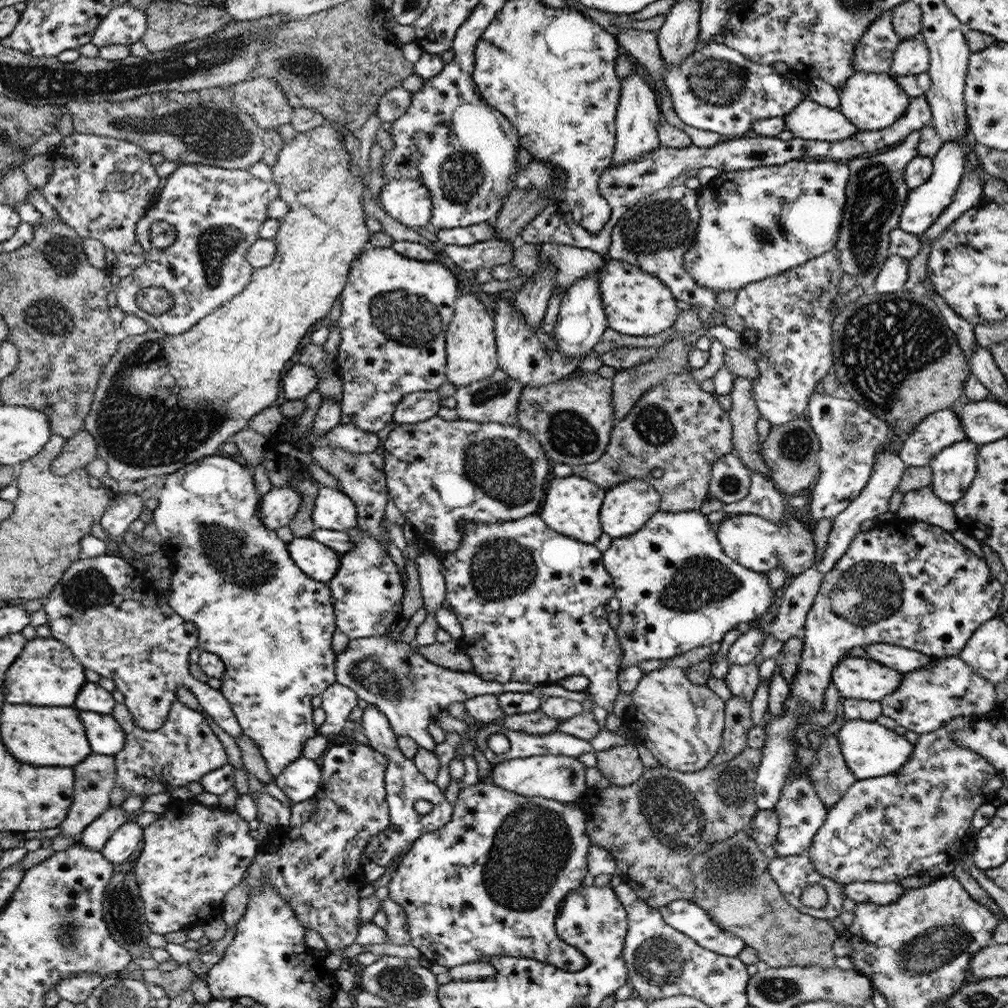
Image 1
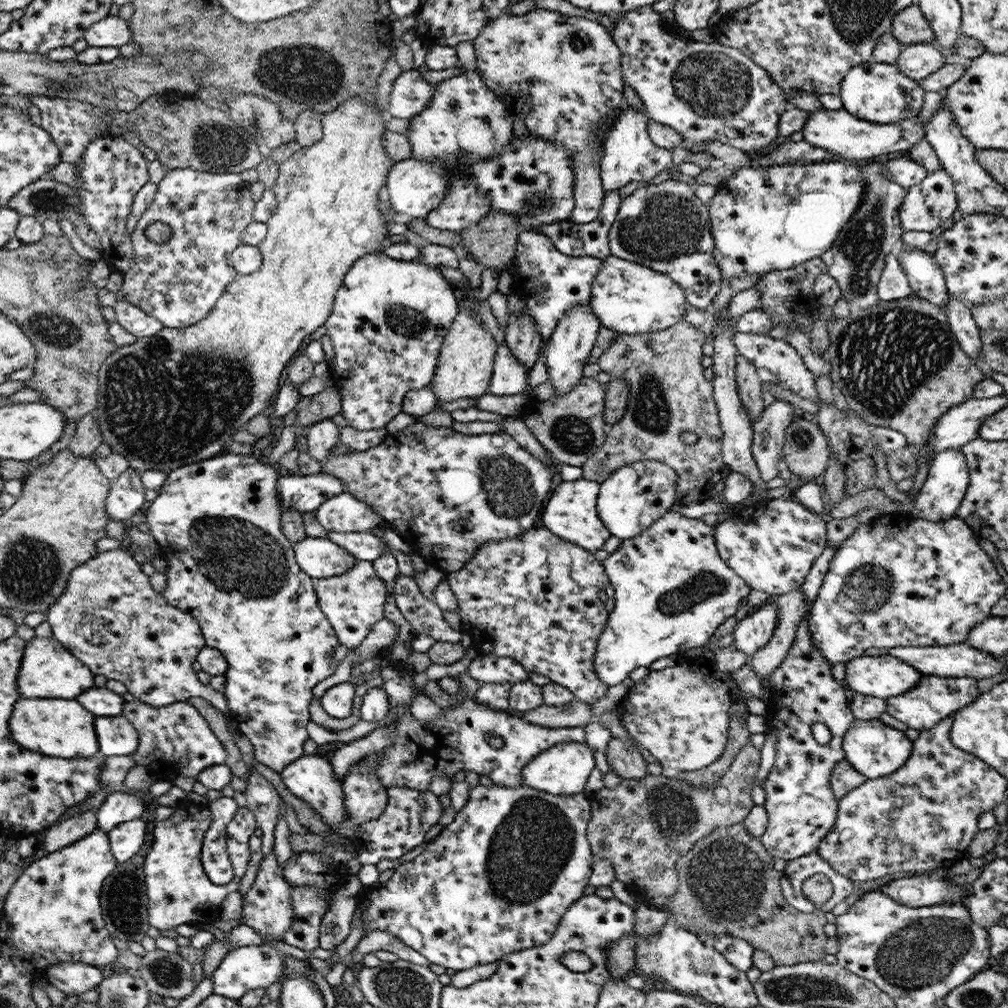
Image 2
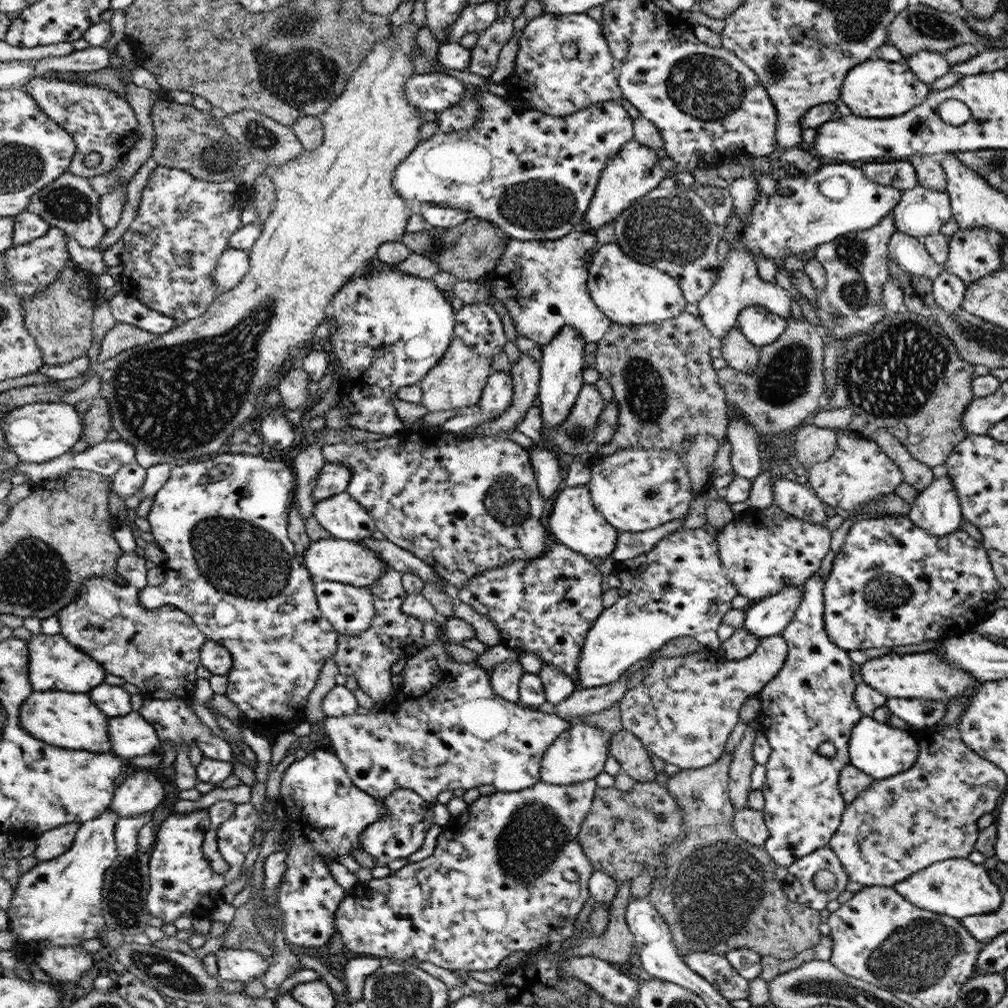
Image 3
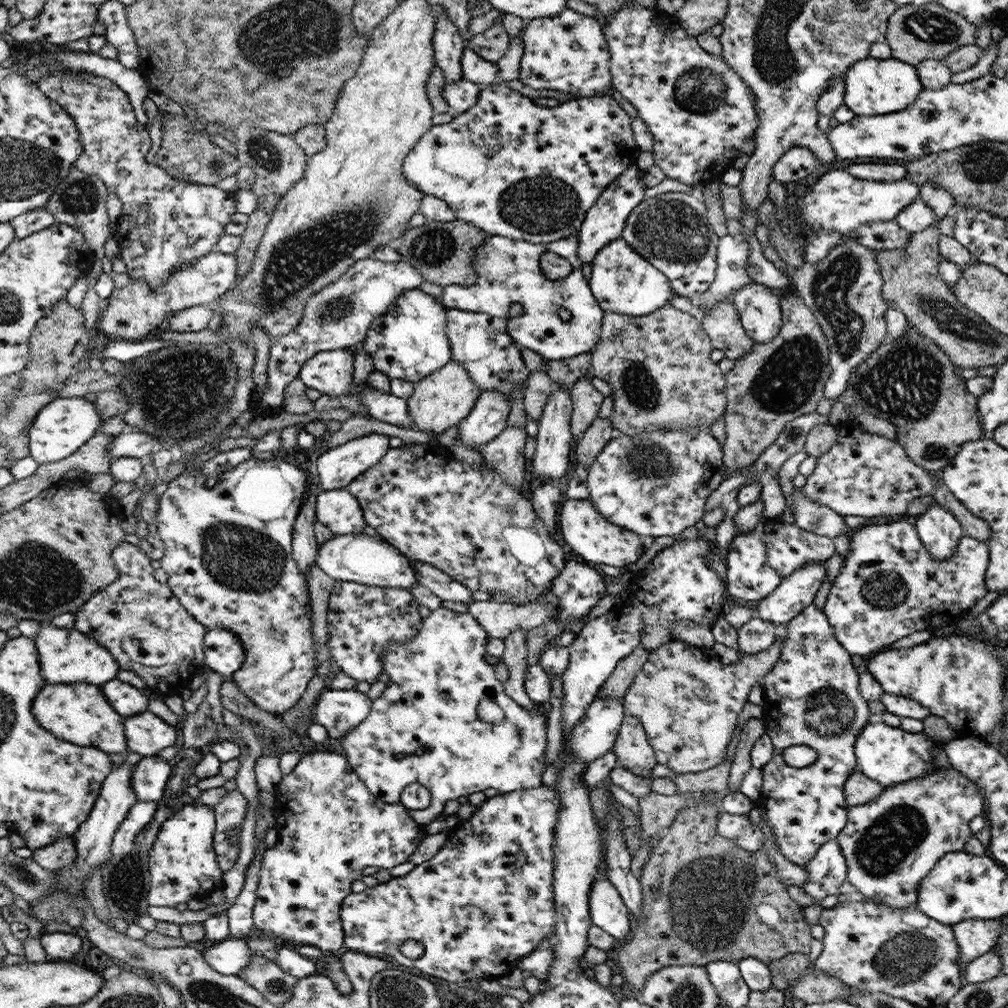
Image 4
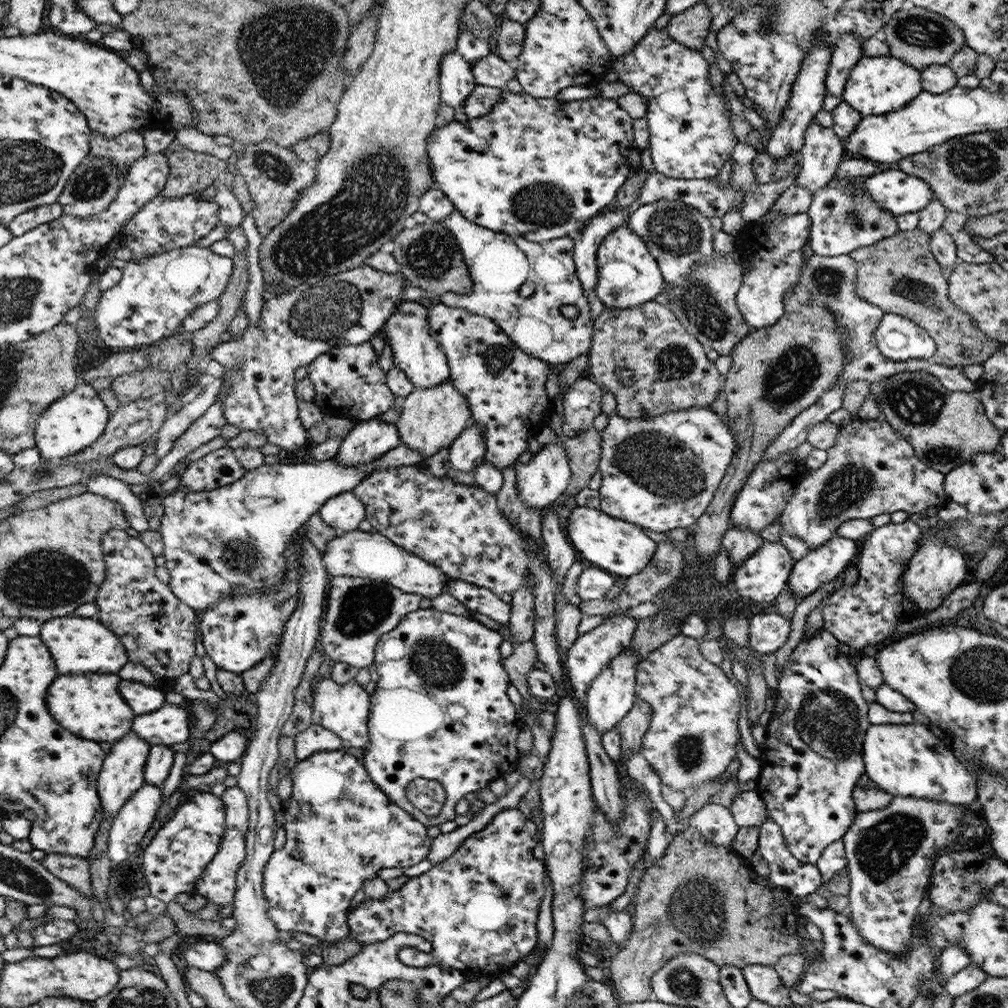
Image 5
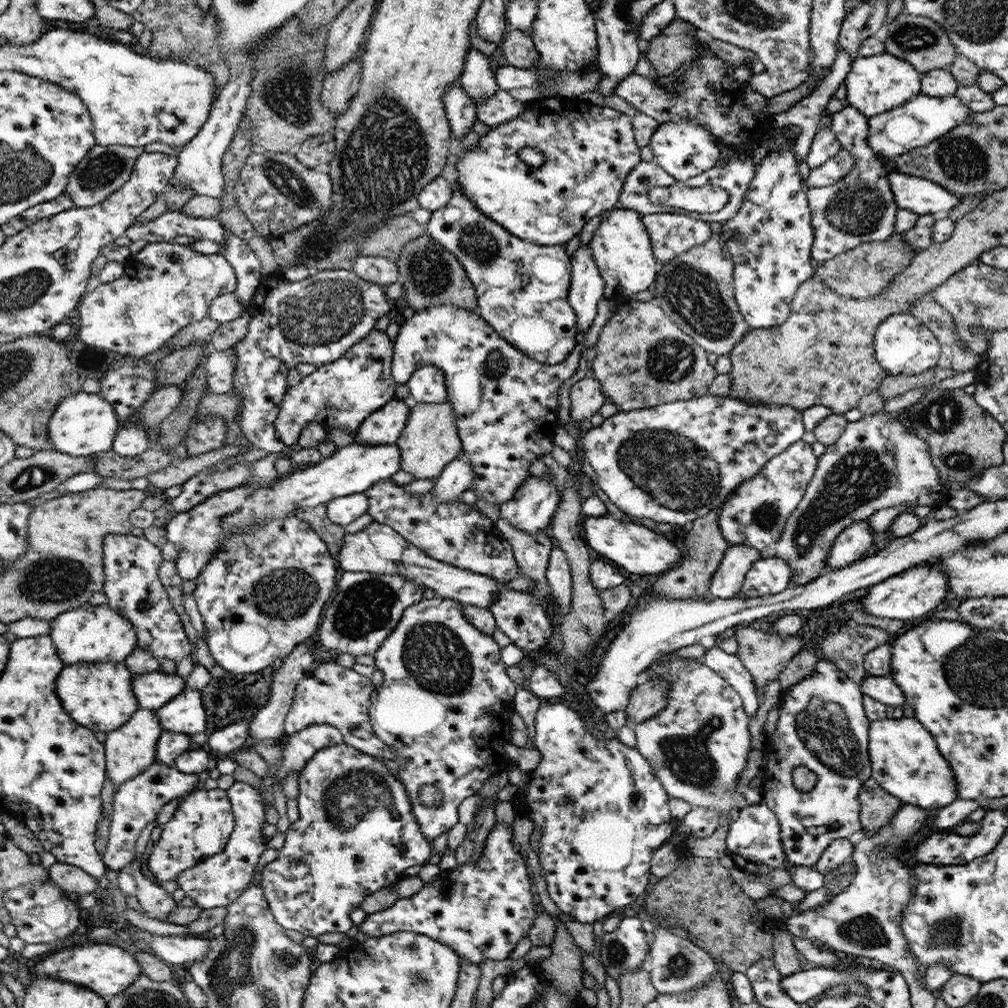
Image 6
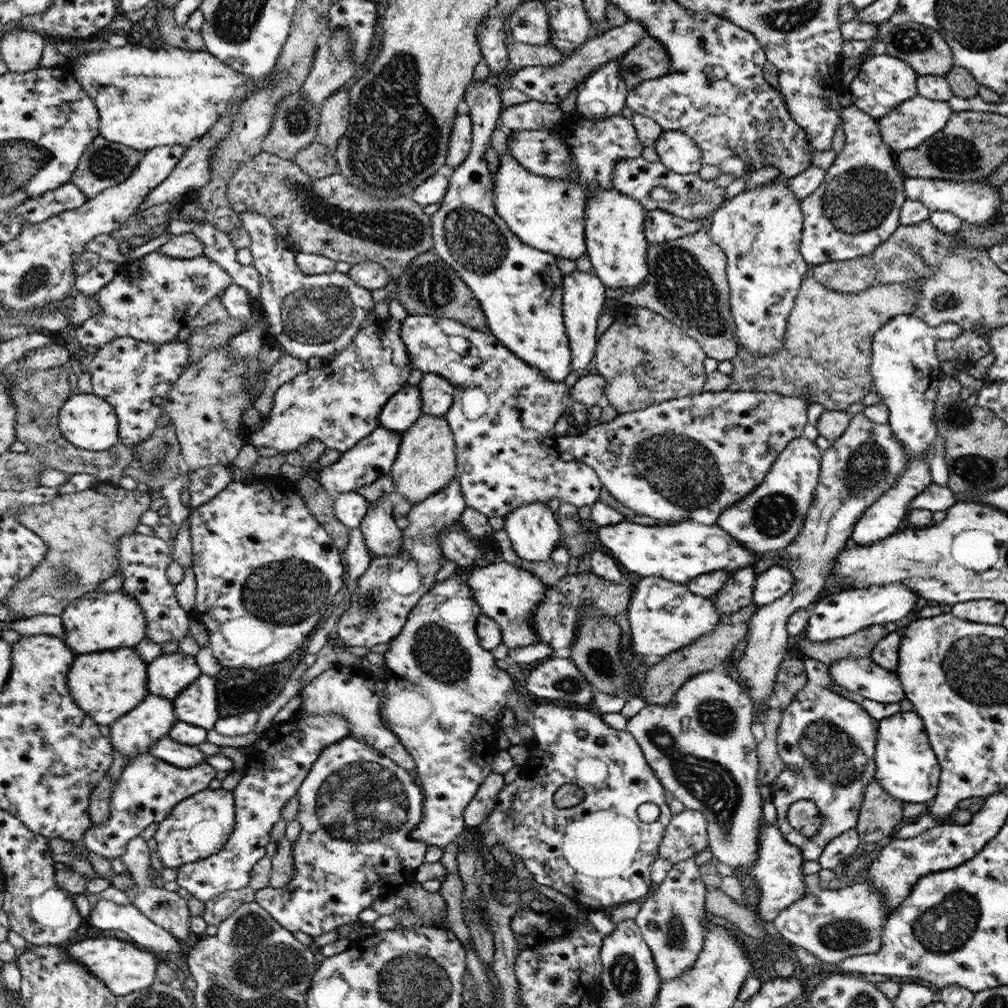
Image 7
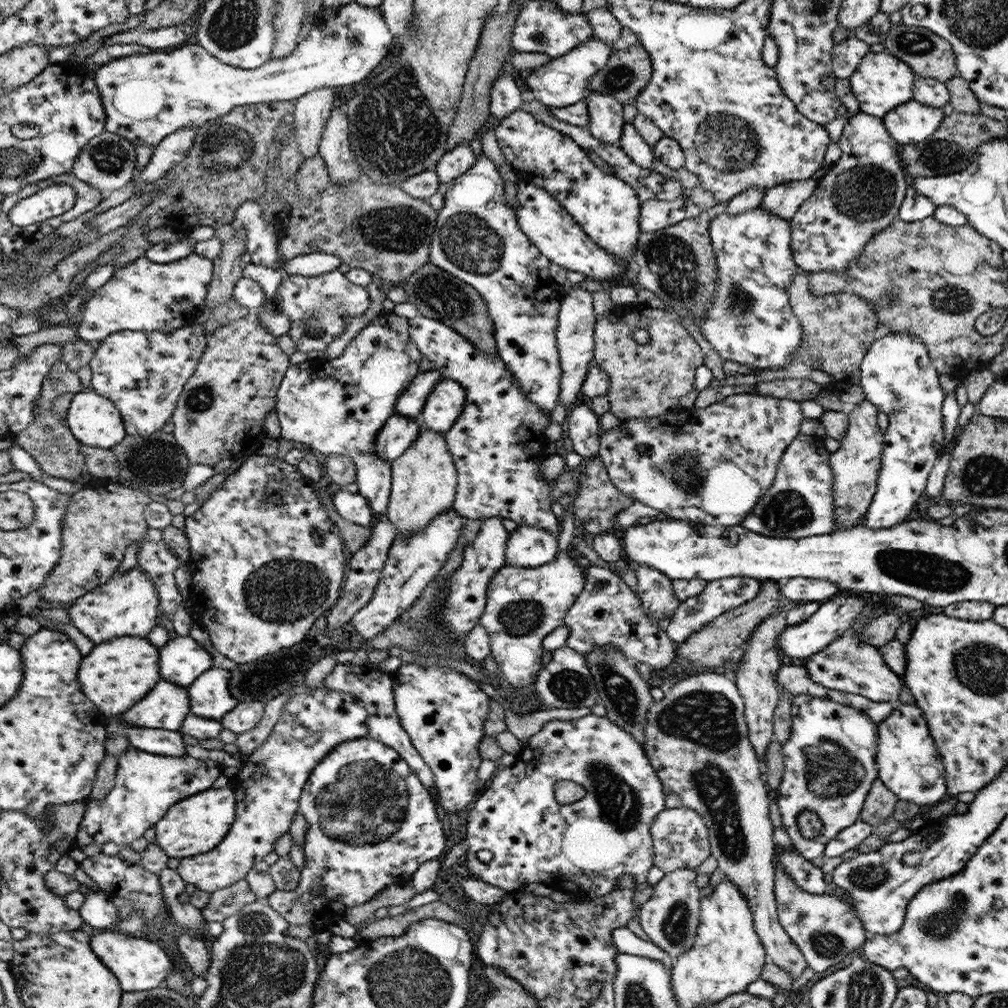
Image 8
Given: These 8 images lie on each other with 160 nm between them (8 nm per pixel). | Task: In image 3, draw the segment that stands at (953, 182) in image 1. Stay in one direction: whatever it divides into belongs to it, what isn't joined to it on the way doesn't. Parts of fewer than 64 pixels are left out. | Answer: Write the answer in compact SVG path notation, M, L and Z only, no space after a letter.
M918 184L903 191L901 197L891 213L897 230L904 234L920 239L938 233L942 225L951 219L950 198L946 191L937 191Z

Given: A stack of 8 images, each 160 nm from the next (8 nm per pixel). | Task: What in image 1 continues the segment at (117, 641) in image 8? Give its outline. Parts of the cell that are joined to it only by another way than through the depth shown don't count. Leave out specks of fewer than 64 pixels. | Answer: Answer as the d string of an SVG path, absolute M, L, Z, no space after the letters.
M3 706L4 742L20 762L32 766L74 766L93 753L85 726L78 718L78 708L44 706Z

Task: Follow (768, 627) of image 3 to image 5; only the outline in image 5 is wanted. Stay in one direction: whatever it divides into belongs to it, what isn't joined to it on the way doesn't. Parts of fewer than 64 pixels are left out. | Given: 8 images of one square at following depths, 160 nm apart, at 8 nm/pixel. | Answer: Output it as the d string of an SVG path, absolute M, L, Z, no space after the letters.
M832 537L824 546L795 561L787 587L793 598L805 599L828 581L842 575L850 562L860 554L856 541Z

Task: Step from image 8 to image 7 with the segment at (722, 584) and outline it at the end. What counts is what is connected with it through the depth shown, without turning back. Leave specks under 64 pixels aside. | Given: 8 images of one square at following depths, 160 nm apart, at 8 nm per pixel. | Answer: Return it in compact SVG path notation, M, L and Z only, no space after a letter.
M754 568L740 569L710 599L722 615L734 613L752 602L755 583Z

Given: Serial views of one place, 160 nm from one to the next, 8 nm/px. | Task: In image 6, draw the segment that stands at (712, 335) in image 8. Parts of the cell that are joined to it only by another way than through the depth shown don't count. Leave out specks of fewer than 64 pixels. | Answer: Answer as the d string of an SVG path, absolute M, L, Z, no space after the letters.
M784 147L781 151L768 151L756 169L755 177L742 201L740 212L723 222L719 235L734 261L735 299L739 311L750 328L767 329L780 326L791 313L791 302L798 286L813 276L816 267L811 256L814 233L807 200L807 187L799 175L794 147Z

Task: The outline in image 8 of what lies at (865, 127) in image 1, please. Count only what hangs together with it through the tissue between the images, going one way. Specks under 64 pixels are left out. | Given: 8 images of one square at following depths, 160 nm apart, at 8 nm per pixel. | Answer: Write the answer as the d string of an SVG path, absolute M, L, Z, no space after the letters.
M871 50L862 58L858 69L850 76L851 91L859 102L859 108L866 114L883 118L896 106L913 99L913 86L916 76L914 72L898 58L882 51L873 53Z

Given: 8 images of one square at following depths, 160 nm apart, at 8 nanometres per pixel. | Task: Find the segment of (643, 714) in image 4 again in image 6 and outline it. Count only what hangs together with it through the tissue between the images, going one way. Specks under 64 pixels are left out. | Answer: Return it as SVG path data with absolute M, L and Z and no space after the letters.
M673 657L669 660L664 660L663 662L654 661L648 668L648 674L650 678L655 675L661 676L661 678L666 678L668 685L670 685L669 695L667 696L666 708L663 708L662 712L658 713L655 717L649 718L644 722L634 724L633 730L636 734L637 745L636 749L639 753L651 763L651 766L655 769L655 774L658 776L665 789L668 791L672 798L680 798L680 800L685 800L689 802L692 807L708 807L713 808L719 812L720 816L730 816L733 821L735 814L742 808L738 803L733 802L732 794L736 791L739 785L743 785L742 779L740 778L743 770L746 766L746 761L751 748L750 731L749 731L749 716L745 713L743 707L743 700L741 696L736 692L736 690L728 684L724 678L719 674L716 674L711 668L708 668L701 660L696 660L693 658L685 657Z

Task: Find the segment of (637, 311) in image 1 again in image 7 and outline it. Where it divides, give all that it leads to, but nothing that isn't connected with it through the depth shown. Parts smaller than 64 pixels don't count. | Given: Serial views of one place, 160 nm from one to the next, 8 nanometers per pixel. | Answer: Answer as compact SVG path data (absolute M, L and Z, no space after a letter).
M614 187L593 190L588 197L586 212L586 247L592 270L608 288L638 288L647 278L646 208L638 199Z

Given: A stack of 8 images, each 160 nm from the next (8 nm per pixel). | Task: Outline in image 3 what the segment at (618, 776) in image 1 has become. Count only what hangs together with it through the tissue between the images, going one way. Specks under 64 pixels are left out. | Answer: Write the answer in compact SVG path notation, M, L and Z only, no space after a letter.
M625 728L609 736L610 754L619 762L621 769L635 781L648 782L656 780L652 760L648 749L636 738L632 731Z

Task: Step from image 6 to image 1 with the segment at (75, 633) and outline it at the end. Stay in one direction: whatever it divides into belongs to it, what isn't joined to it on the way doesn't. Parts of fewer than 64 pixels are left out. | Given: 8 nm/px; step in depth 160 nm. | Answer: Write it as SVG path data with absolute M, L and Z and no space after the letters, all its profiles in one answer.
M35 637L6 672L5 696L8 704L34 704L34 706L74 706L74 700L86 685L84 665L75 657L71 647L54 637Z

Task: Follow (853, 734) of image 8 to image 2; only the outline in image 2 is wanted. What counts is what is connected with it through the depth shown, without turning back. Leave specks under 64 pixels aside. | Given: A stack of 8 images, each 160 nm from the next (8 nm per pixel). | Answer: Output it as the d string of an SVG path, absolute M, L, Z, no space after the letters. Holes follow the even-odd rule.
M828 544L822 555L816 558L812 568L806 575L805 581L800 586L805 592L805 609L807 612L805 612L797 626L796 638L788 649L788 654L771 674L770 682L772 682L772 687L770 688L772 688L772 694L769 703L766 704L767 711L762 716L767 722L768 729L766 731L776 735L777 743L774 766L764 781L766 802L763 807L767 810L769 821L767 829L761 834L759 839L773 857L777 856L786 861L816 853L820 841L834 826L839 800L834 796L829 780L832 767L836 762L845 758L843 735L846 734L846 731L855 719L849 707L846 690L841 686L841 683L836 682L832 678L831 668L833 665L828 664L823 654L820 654L809 633L809 612L813 600L820 590L824 577L829 571L830 561L836 552L837 548L834 548L832 544ZM816 722L825 724L832 734L830 742L826 745L819 744L812 735L812 724L816 724Z

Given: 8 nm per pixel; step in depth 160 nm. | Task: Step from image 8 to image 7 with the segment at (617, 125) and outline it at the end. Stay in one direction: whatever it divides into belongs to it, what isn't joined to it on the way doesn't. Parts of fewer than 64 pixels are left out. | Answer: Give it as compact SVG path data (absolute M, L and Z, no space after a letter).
M620 59L612 60L584 81L584 88L576 98L578 114L587 119L620 115L629 92L627 82L620 74Z

